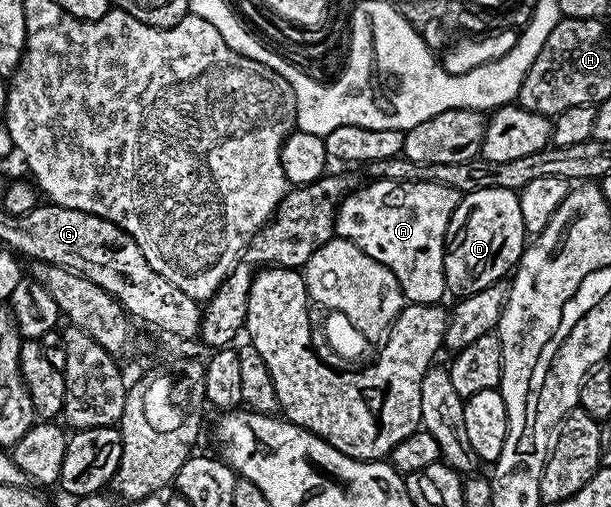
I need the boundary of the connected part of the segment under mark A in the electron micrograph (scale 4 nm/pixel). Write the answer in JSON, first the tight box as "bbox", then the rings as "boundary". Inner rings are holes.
{"bbox":[335,179,460,305],"boundary":[[[375,179],[367,185],[347,194],[335,213],[335,237],[352,241],[358,249],[365,251],[377,263],[389,267],[401,287],[404,298],[413,305],[437,305],[448,292],[443,274],[443,250],[447,239],[447,228],[453,211],[459,205],[460,193],[453,187],[441,183],[424,181],[384,181]]]}

